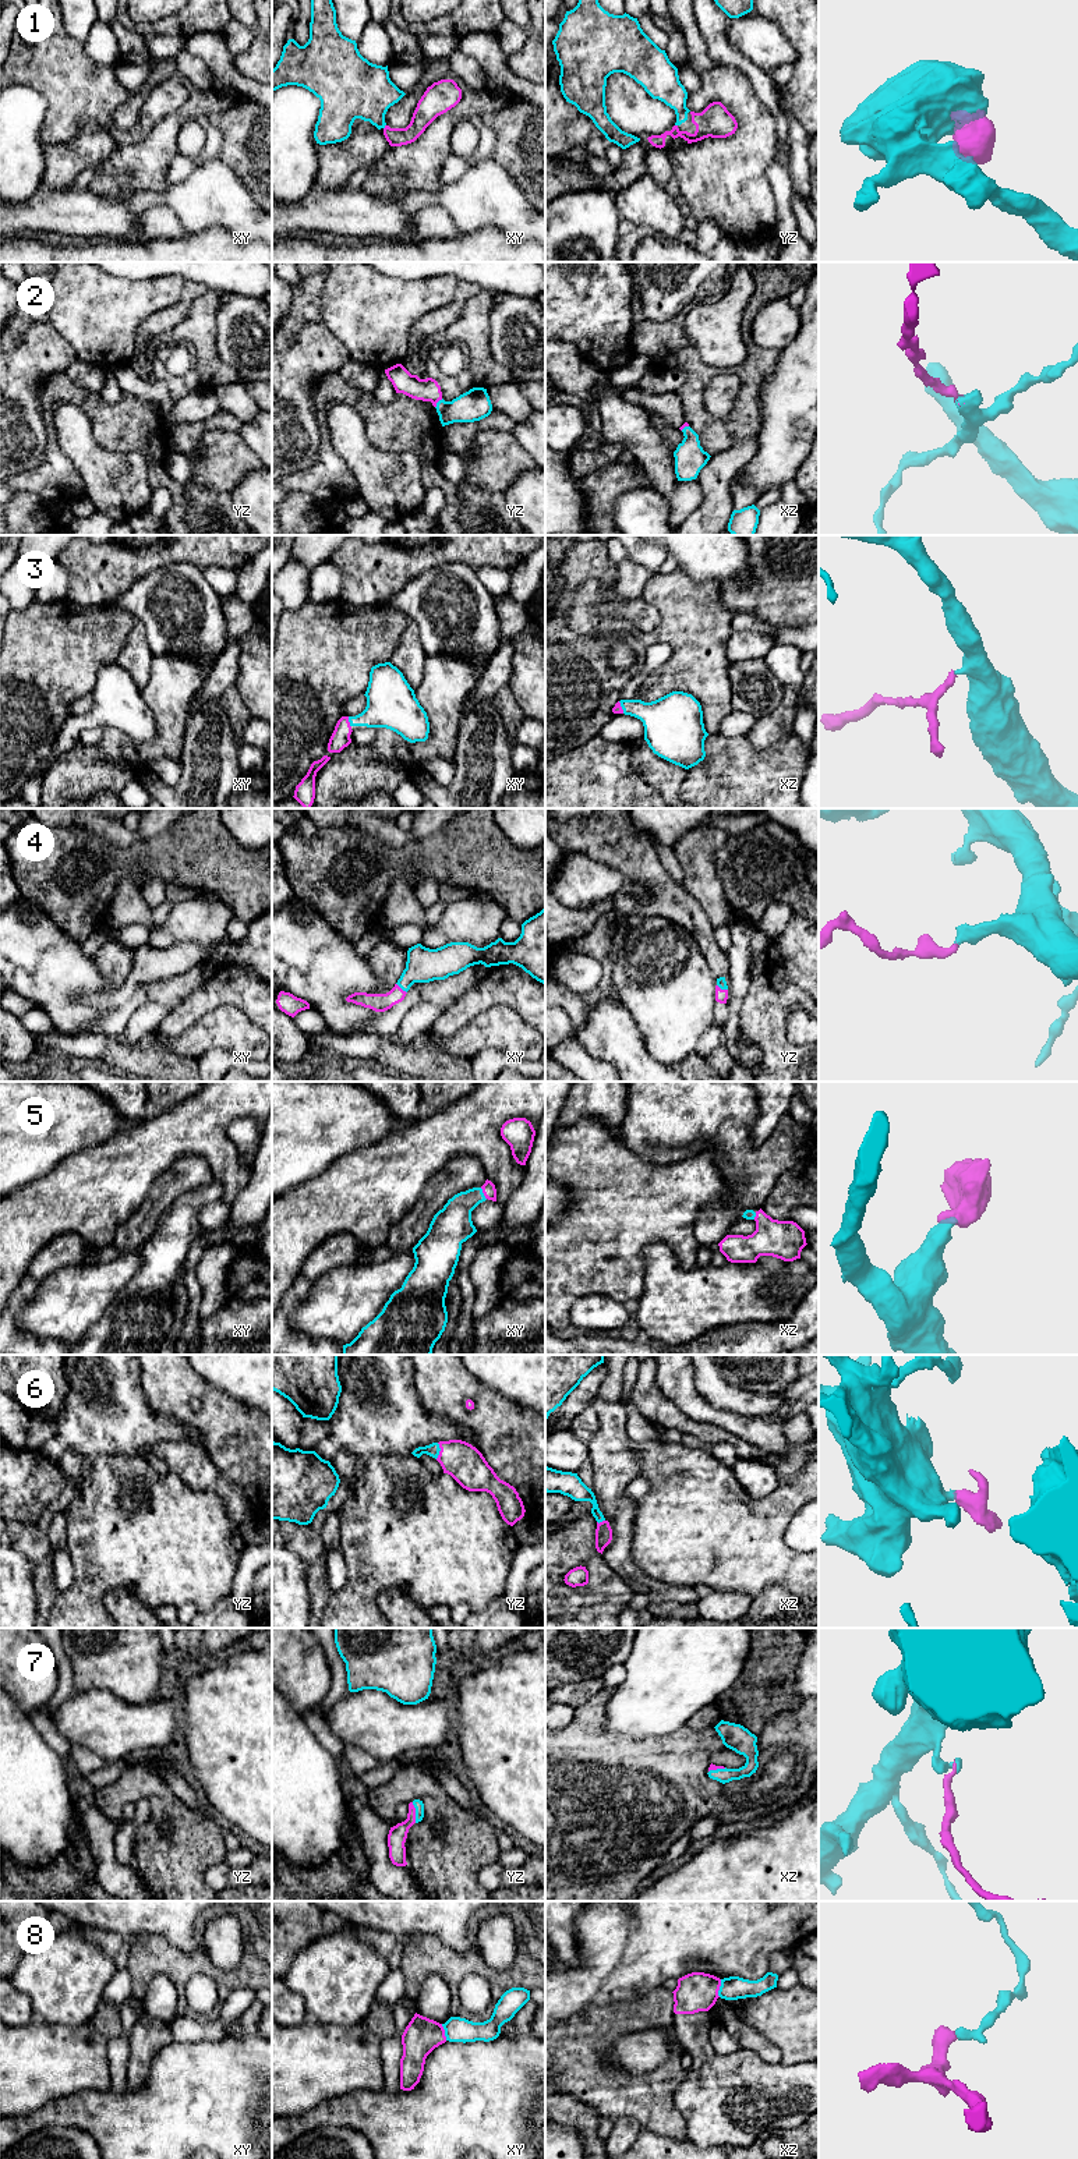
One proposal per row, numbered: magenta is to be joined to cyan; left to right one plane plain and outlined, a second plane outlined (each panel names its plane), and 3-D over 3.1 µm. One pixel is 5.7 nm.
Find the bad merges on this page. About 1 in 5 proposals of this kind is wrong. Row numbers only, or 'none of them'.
8

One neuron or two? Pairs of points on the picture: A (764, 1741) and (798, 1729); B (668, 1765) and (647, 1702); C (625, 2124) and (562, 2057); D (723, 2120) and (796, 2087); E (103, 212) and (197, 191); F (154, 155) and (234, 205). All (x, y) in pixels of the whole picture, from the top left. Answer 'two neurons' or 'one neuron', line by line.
A: one neuron
B: two neurons
C: two neurons
D: one neuron
E: two neurons
F: two neurons

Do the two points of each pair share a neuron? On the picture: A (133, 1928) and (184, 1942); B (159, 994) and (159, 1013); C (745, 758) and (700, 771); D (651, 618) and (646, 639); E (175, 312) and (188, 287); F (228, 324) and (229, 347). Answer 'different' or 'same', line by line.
A: same
B: different
C: same
D: different
E: same
F: same

